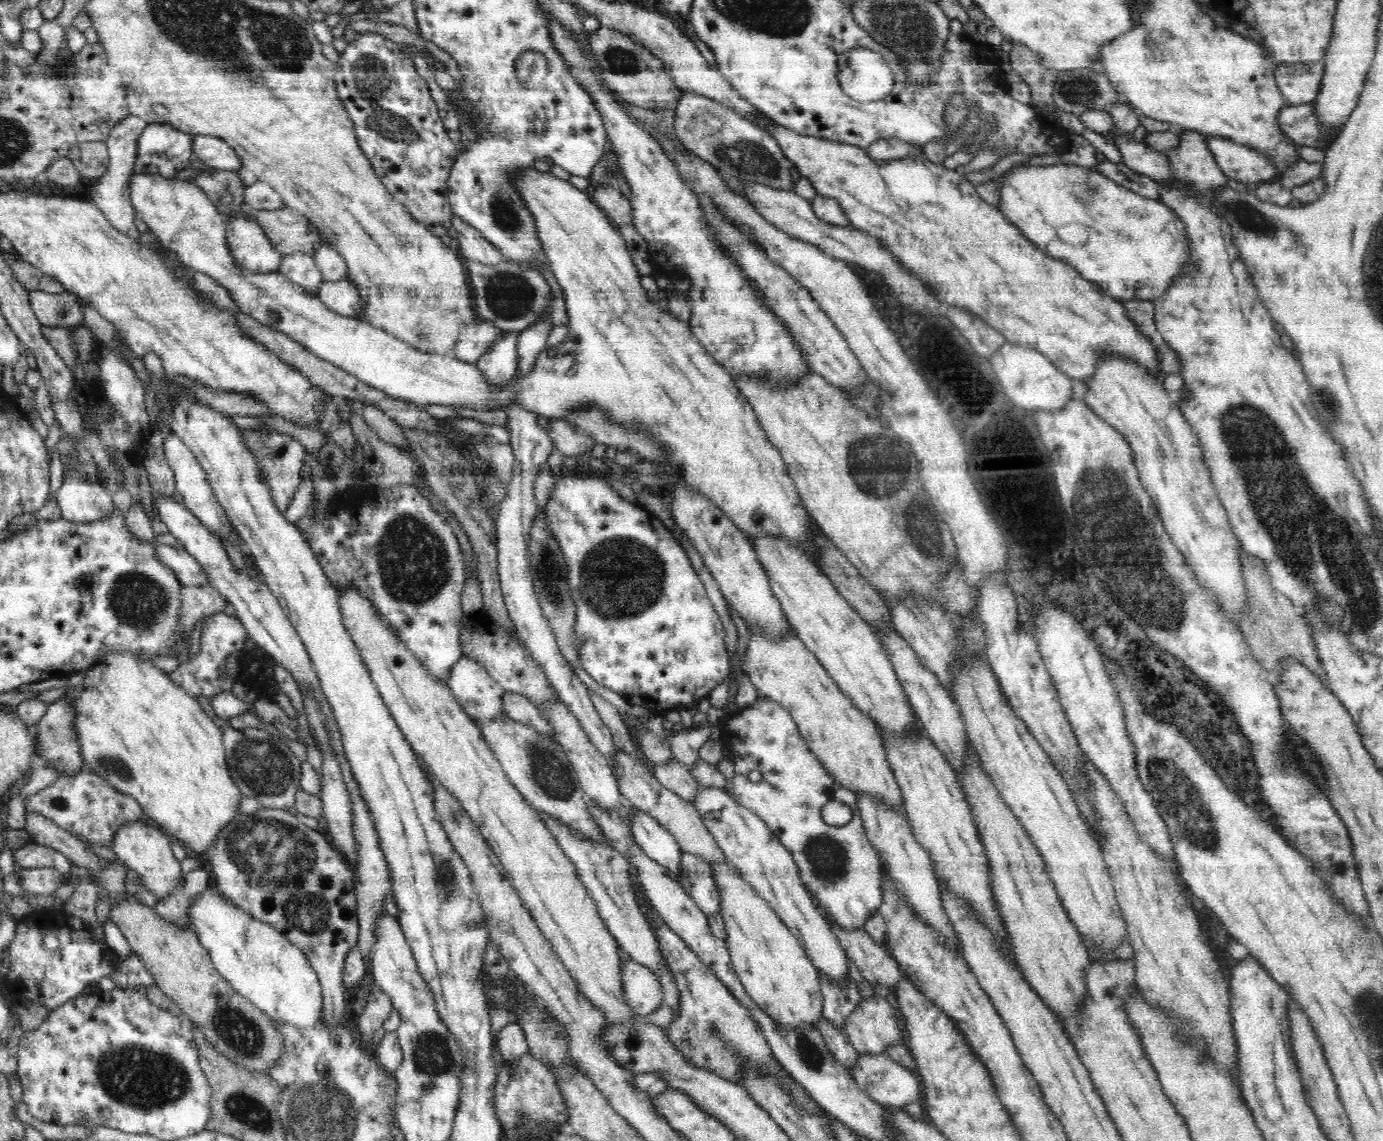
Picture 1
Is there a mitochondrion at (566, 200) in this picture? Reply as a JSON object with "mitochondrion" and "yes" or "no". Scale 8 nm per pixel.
{"mitochondrion":"no"}

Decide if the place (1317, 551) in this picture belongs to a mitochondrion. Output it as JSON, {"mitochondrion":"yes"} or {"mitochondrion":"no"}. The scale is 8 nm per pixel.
{"mitochondrion":"yes"}

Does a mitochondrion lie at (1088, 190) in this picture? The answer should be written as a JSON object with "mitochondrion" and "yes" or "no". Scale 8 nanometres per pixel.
{"mitochondrion":"yes"}

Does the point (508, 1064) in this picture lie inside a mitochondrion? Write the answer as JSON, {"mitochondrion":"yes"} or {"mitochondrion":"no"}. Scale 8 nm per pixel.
{"mitochondrion":"no"}

